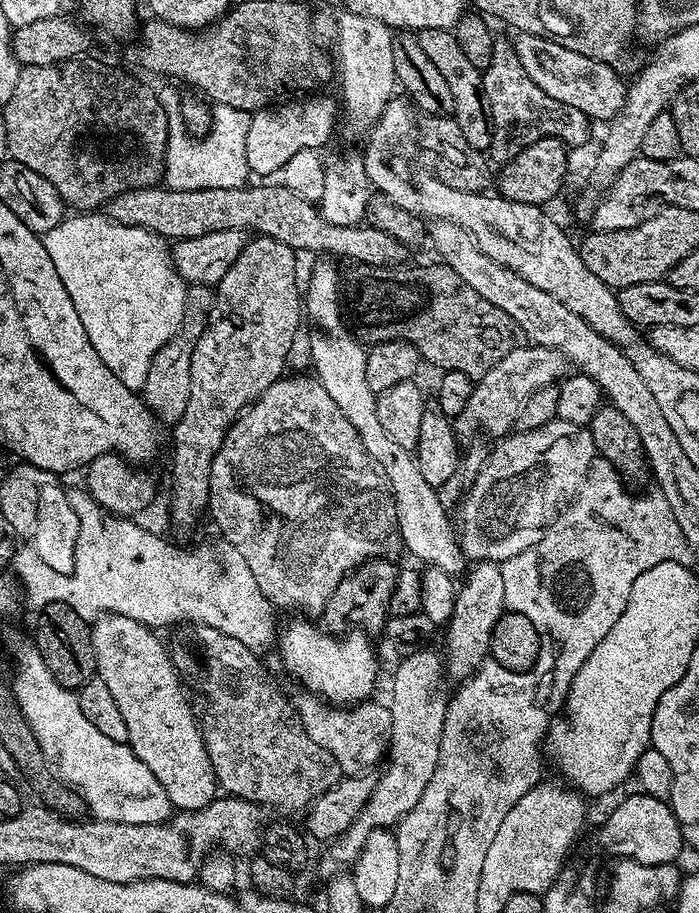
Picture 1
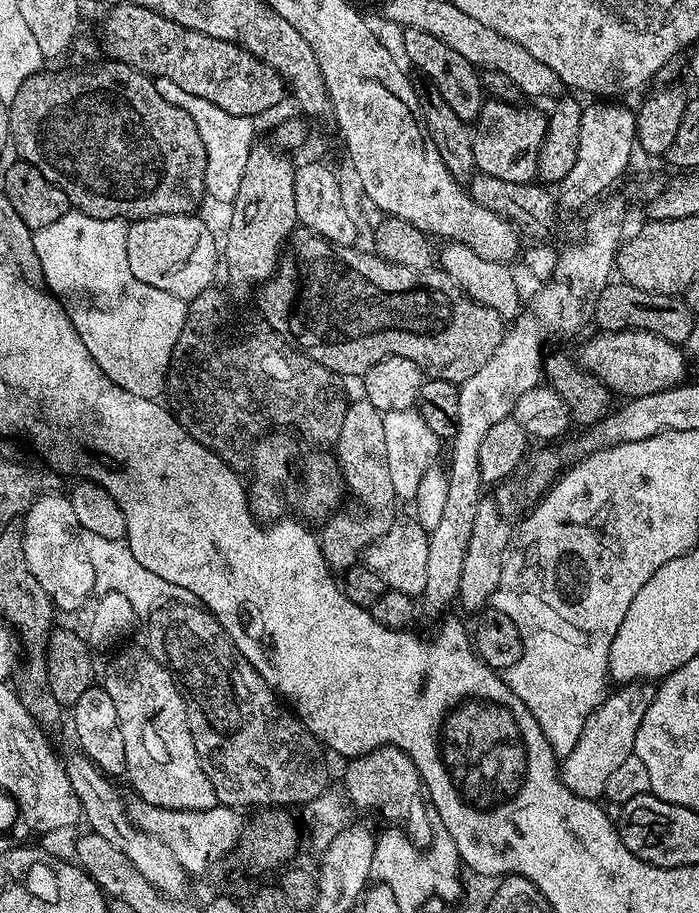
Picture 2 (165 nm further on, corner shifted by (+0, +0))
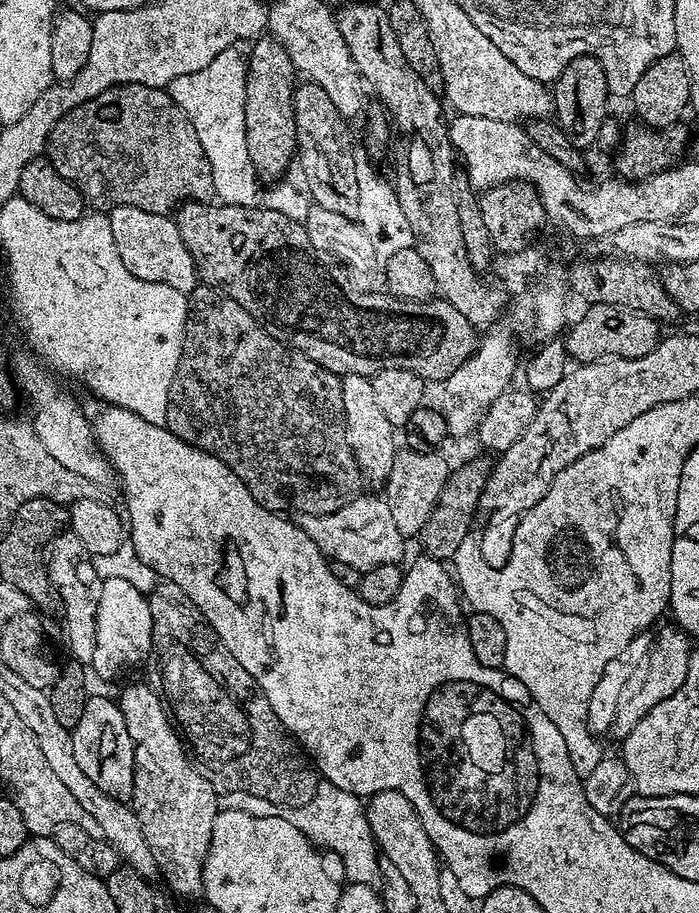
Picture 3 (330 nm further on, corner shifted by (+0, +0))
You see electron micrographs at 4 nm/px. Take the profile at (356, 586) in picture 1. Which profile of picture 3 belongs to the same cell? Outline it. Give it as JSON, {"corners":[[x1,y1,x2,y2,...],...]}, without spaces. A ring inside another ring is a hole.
{"corners":[[350,374,341,379,342,406,346,422,346,438,350,442,350,450,360,467,360,475,365,481,383,485,394,466,394,458,398,451,396,445,397,429,386,418,385,412,378,407,371,379,362,374]]}

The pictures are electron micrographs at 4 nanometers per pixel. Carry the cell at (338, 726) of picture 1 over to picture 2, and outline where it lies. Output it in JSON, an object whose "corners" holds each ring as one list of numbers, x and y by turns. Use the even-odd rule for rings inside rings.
{"corners":[[384,744,373,752,367,752,365,756,349,759,345,764,348,765,344,768,342,789,353,809,365,808,368,812,385,816,392,824,401,824,404,836,408,837,417,849,431,845,434,820,422,791,418,770,405,752,392,744]]}

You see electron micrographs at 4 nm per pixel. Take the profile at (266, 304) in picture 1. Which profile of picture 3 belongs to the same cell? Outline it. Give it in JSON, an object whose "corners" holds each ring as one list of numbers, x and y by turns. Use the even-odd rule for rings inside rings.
{"corners":[[264,34,259,37,251,45,252,53,247,53,246,63,248,66,248,81,246,82,246,148,250,150,250,160,252,165,256,167,257,177,265,178,264,176,269,176,270,179,276,180,288,167,293,167,294,157,297,155,296,151,296,119,294,119,294,102,292,97,298,87,298,73,296,67,292,64,292,59,290,54,285,50,284,47,278,43,278,41,272,39,271,35]]}

